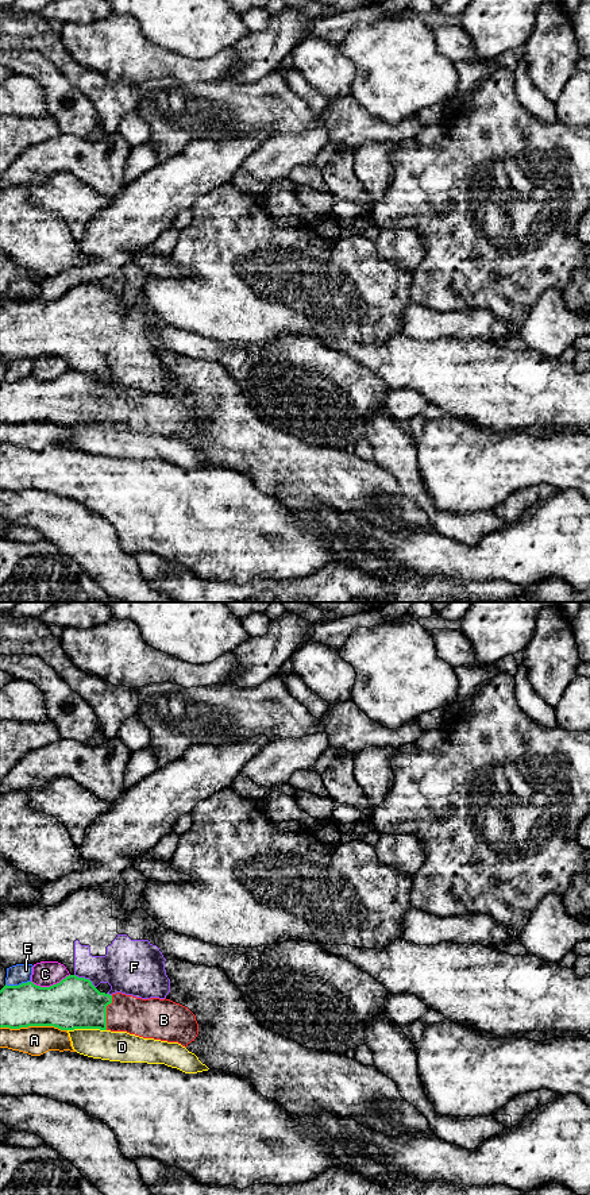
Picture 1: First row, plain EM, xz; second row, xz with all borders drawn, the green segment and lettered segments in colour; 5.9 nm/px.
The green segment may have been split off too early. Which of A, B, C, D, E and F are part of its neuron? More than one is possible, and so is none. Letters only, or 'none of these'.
B

